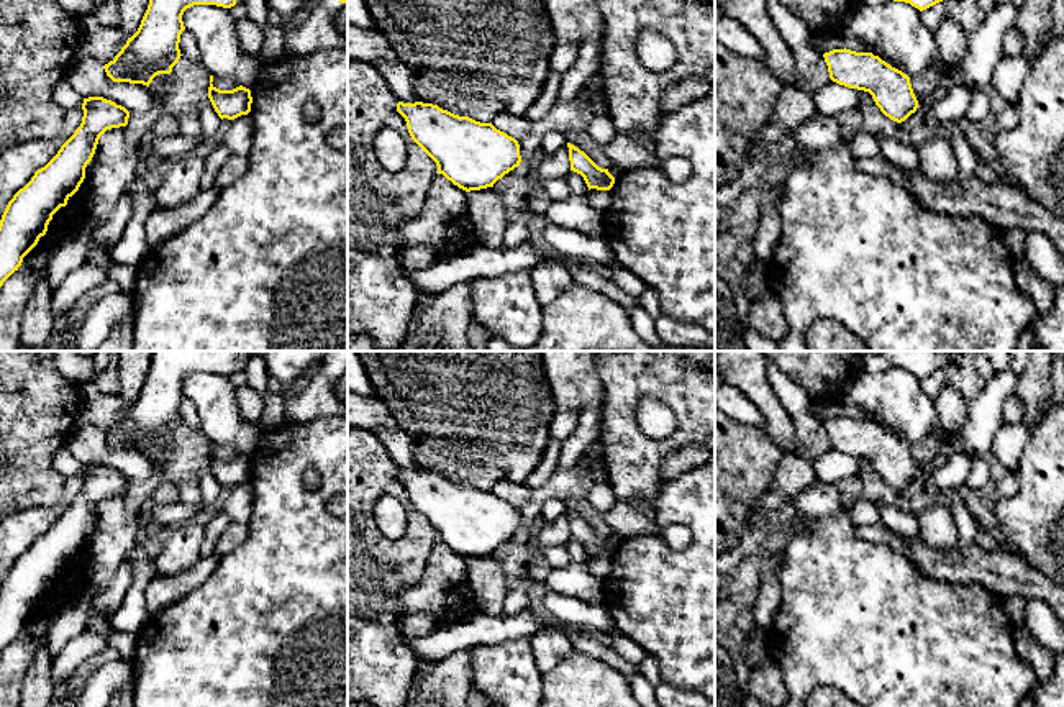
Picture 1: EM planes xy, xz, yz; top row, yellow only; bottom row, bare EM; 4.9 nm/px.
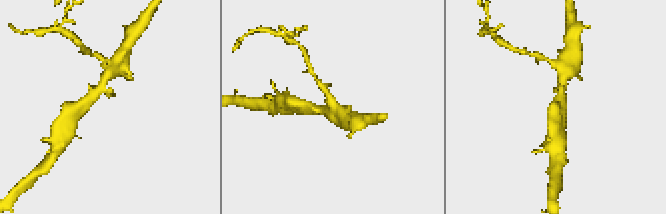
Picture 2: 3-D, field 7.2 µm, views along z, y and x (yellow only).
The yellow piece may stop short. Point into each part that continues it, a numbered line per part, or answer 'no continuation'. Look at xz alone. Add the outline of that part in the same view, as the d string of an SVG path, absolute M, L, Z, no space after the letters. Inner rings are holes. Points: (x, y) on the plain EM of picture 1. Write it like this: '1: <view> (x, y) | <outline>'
no continuation

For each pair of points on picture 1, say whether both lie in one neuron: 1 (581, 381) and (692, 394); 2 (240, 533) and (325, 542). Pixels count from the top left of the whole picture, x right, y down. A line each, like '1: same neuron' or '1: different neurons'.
1: different neurons
2: different neurons

